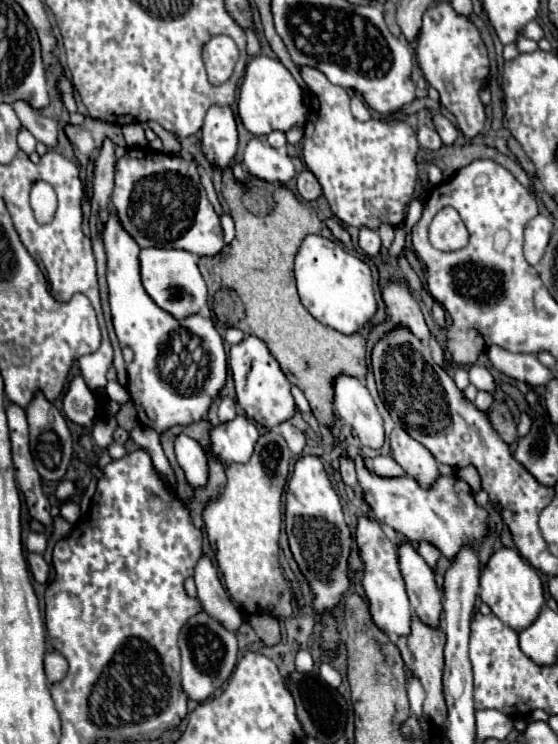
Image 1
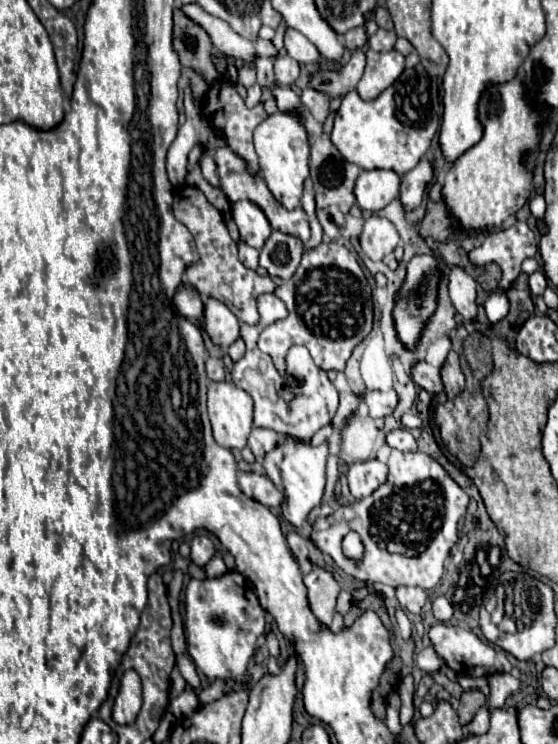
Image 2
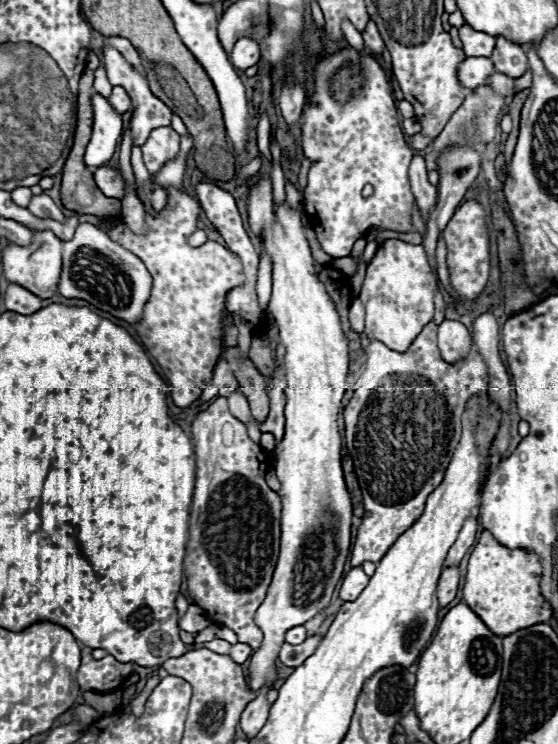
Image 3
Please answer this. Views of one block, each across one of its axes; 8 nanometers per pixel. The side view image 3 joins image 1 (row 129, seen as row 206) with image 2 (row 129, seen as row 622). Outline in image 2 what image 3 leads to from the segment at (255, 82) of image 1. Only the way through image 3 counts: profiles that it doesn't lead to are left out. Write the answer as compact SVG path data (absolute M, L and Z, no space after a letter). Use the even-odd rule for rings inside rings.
M276 112L268 116L258 128L254 136L254 146L260 156L260 174L274 194L274 198L286 208L294 210L300 206L302 200L302 190L304 190L304 180L310 174L308 172L308 154L310 154L310 144L308 144L308 134L304 130L304 122L296 120L294 116L284 116L284 112Z

